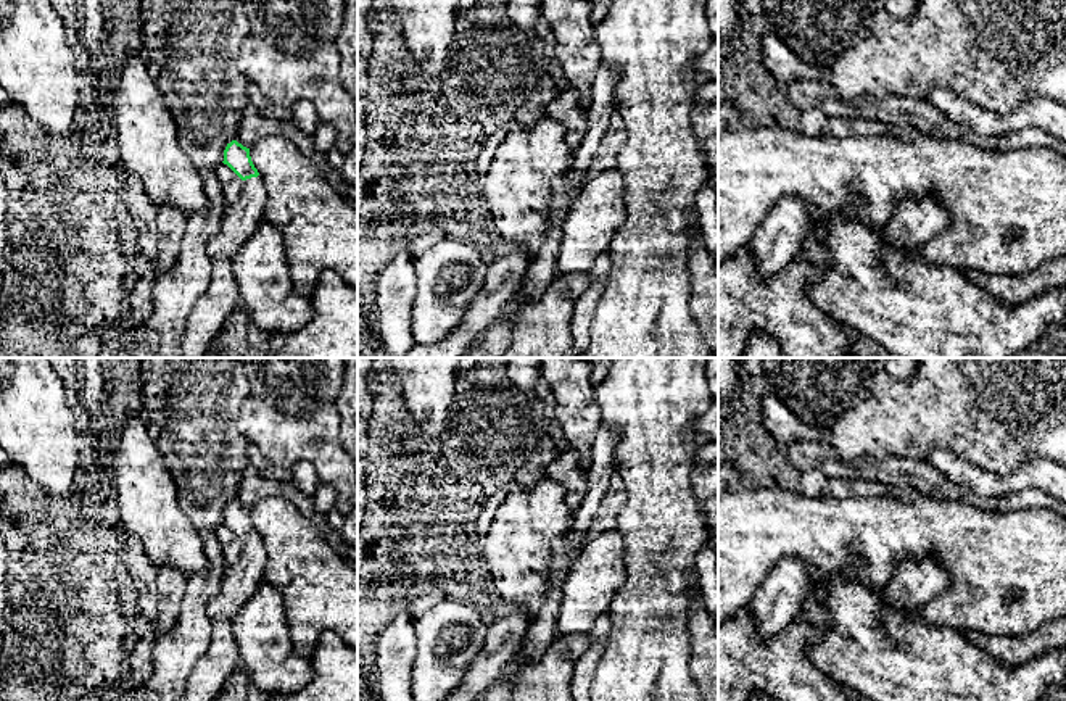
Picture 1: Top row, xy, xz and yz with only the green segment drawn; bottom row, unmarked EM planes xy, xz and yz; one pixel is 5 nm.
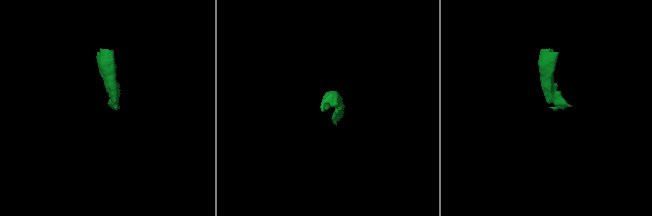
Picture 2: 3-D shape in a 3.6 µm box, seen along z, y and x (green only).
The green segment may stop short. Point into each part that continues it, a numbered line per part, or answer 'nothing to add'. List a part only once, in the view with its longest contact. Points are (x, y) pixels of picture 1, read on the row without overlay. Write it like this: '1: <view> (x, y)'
1: xy (240, 580)

